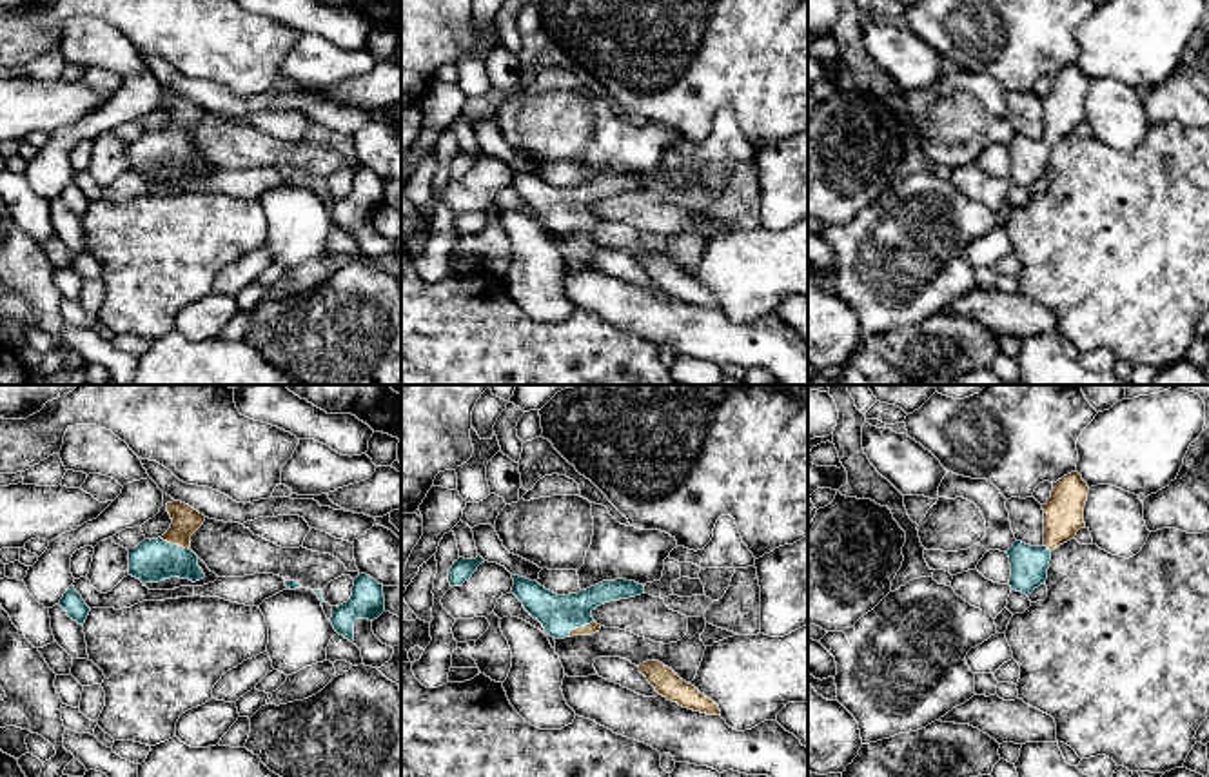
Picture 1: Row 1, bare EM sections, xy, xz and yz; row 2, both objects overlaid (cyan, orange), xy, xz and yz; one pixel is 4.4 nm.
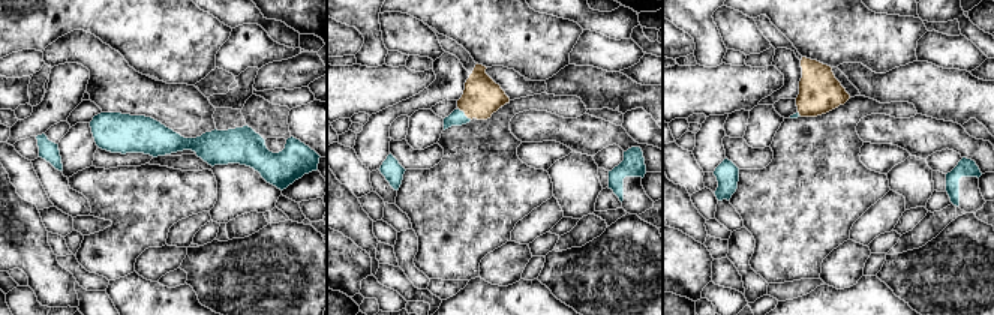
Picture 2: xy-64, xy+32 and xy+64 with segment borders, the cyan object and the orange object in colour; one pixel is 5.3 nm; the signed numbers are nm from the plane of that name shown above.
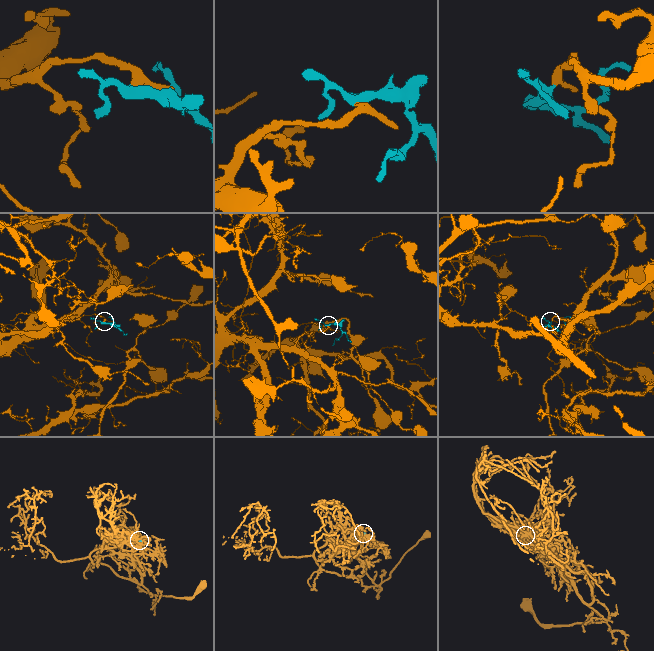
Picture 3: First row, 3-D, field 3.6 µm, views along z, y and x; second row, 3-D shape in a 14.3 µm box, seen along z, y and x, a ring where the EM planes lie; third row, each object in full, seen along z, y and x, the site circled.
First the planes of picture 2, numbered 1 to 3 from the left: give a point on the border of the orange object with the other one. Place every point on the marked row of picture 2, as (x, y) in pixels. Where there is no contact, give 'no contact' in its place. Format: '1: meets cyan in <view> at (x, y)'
1: no contact
2: meets cyan in xy+32 at (464, 114)
3: meets cyan in xy+64 at (798, 114)

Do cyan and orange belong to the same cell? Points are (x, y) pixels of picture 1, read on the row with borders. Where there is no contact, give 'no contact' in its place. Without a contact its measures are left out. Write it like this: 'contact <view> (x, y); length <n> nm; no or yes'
contact xy (175, 545); length 150 nm; yes

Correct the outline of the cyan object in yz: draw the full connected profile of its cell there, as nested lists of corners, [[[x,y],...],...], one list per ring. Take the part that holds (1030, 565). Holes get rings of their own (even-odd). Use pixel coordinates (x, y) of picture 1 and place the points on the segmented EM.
[[[1071,472],[1053,483],[1051,497],[1044,510],[1044,545],[1031,546],[1015,541],[1006,552],[1011,565],[1011,590],[1031,594],[1046,585],[1051,552],[1060,545],[1075,539],[1076,532],[1086,526],[1084,507],[1089,487],[1078,472]]]

